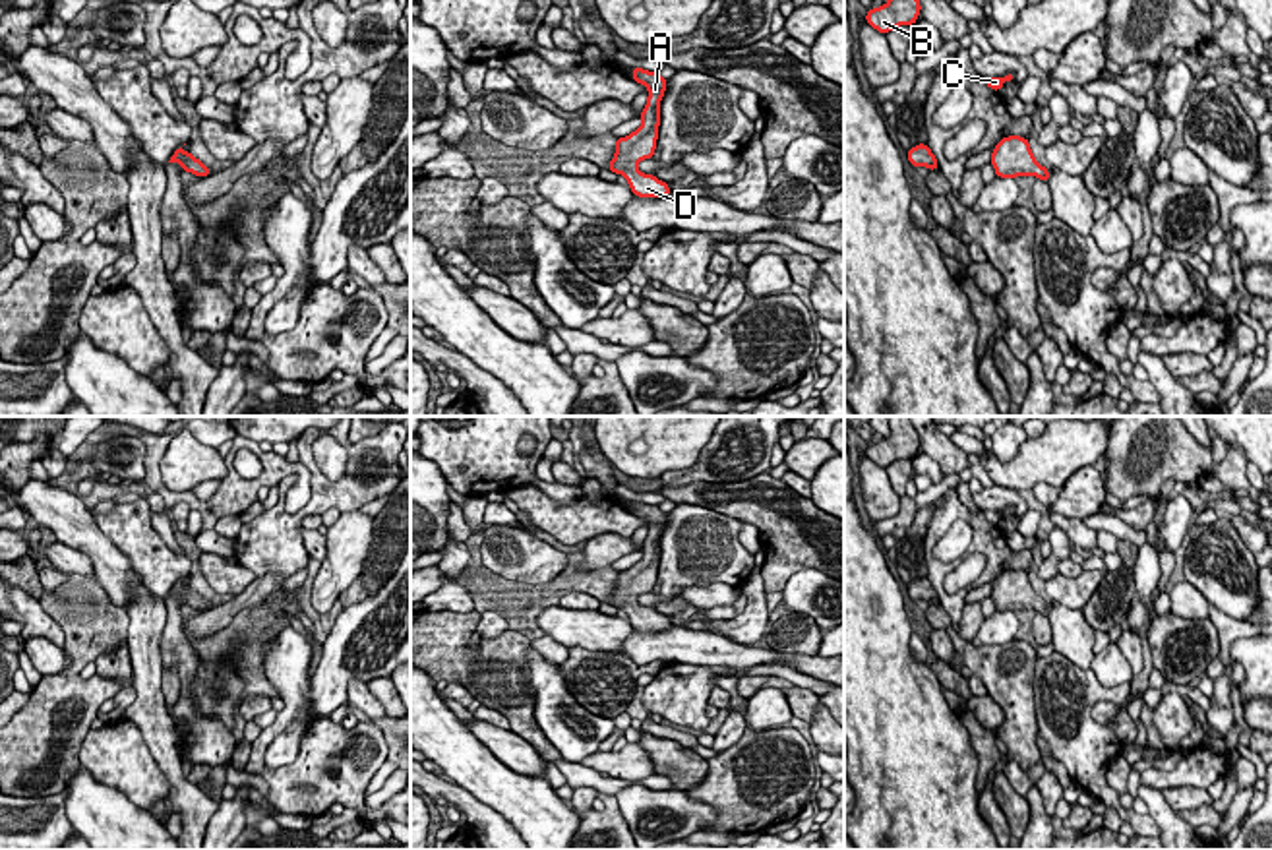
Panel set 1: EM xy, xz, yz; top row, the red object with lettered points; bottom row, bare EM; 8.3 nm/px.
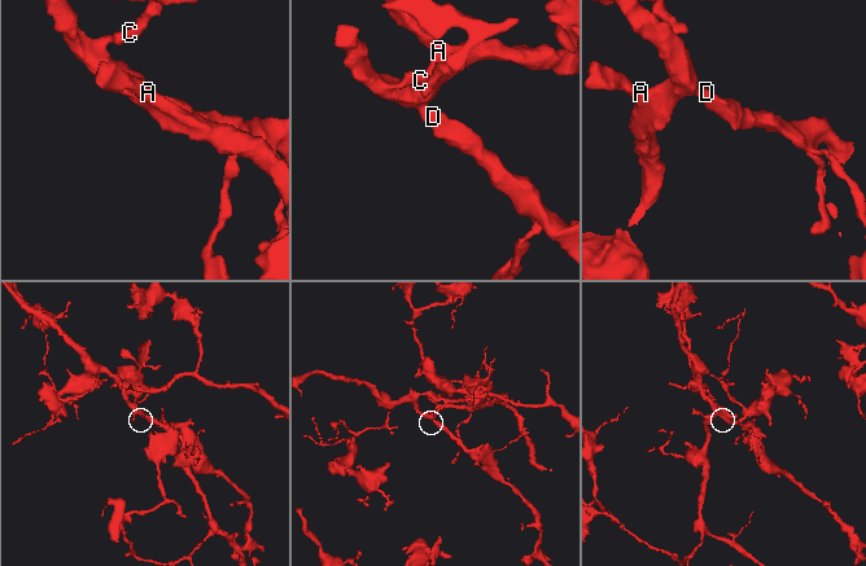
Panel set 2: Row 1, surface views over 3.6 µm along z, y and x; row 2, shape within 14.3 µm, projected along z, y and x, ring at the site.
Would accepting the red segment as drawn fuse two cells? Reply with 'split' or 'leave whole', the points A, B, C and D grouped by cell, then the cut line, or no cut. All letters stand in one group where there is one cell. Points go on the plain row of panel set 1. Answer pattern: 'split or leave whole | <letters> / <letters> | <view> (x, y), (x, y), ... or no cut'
leave whole | A B C D | no cut

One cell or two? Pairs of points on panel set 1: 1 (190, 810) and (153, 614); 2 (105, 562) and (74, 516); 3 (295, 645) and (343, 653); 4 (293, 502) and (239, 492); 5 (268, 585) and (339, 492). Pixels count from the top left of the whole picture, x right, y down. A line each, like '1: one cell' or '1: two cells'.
1: one cell
2: one cell
3: two cells
4: one cell
5: two cells

